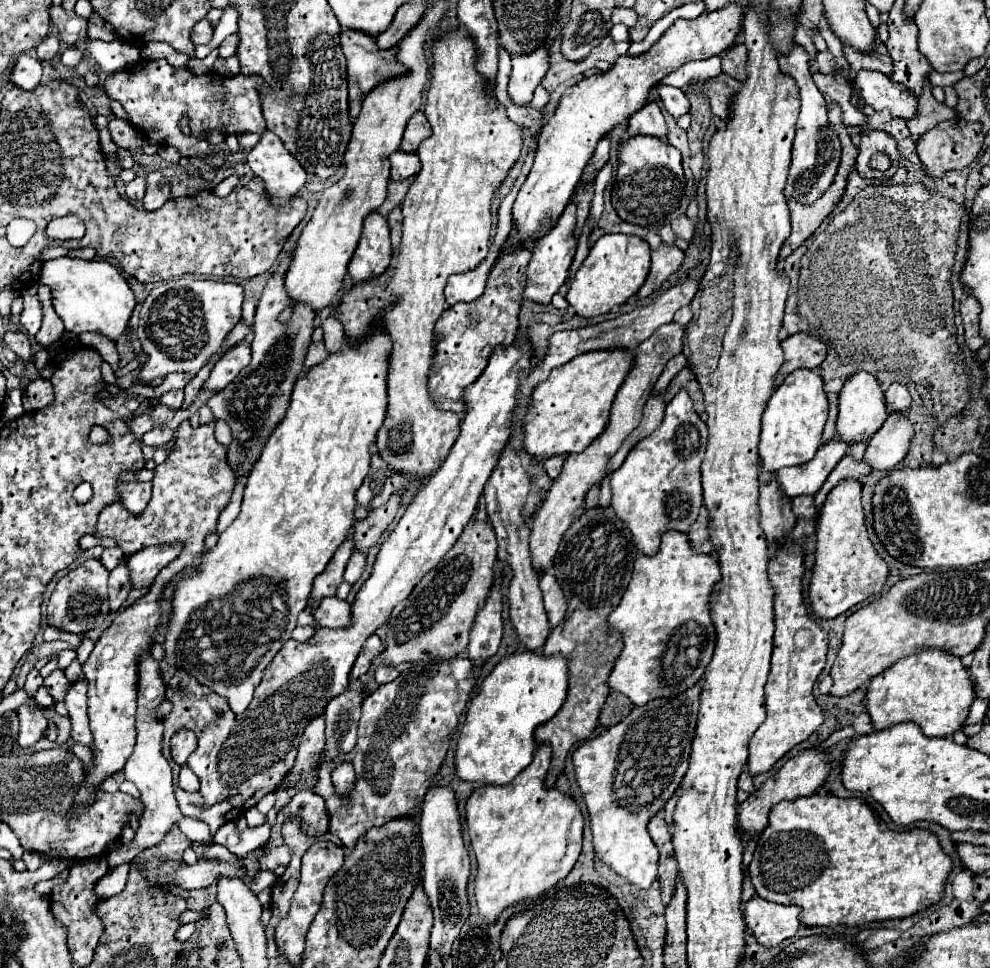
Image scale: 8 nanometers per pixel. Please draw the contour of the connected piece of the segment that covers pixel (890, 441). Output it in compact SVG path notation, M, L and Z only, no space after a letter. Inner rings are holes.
M893 412L885 420L885 424L871 436L865 462L871 468L887 472L895 468L909 452L909 444L913 440L913 424L903 412Z

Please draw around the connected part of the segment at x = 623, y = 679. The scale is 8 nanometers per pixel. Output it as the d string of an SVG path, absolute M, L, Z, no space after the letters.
M665 532L661 548L655 556L639 554L631 582L621 598L621 604L611 612L609 624L623 634L625 648L615 660L609 676L609 686L625 694L635 706L643 706L657 696L671 696L691 688L703 676L715 652L715 626L709 616L709 598L715 584L721 580L719 562L713 554L697 554L689 546L689 536L683 532Z

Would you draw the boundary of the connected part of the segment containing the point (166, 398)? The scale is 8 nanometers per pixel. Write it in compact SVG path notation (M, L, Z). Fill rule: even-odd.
M171 390L159 398L159 404L165 404L173 410L179 410L183 404L183 390Z

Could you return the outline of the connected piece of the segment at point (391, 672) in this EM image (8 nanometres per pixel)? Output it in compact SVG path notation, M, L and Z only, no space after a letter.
M381 666L381 670L377 670L377 674L375 674L375 682L387 684L387 682L393 682L397 676L399 676L399 672L395 666Z

